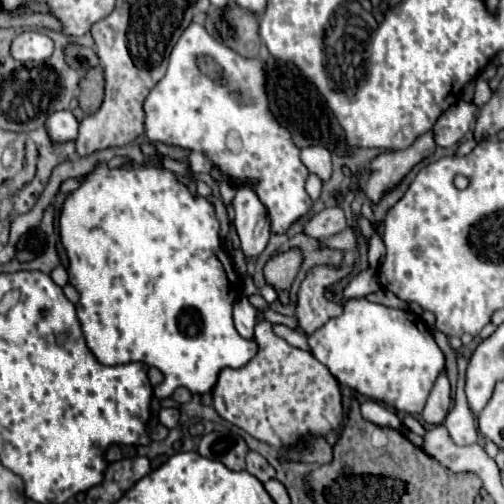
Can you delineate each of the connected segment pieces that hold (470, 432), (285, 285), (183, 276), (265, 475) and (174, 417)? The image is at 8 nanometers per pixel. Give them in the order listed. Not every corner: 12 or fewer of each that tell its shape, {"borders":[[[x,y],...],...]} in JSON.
{"borders":[[[455,353],[455,404],[446,419],[456,445],[476,443],[474,415],[466,403],[467,360]],[[300,251],[270,257],[264,279],[288,303],[288,289],[302,263]],[[96,165],[60,213],[88,349],[210,393],[258,353],[214,205]],[[250,451],[246,471],[262,483],[276,477],[274,467],[262,455]],[[172,407],[160,411],[160,423],[168,429],[176,427],[178,411]]]}

